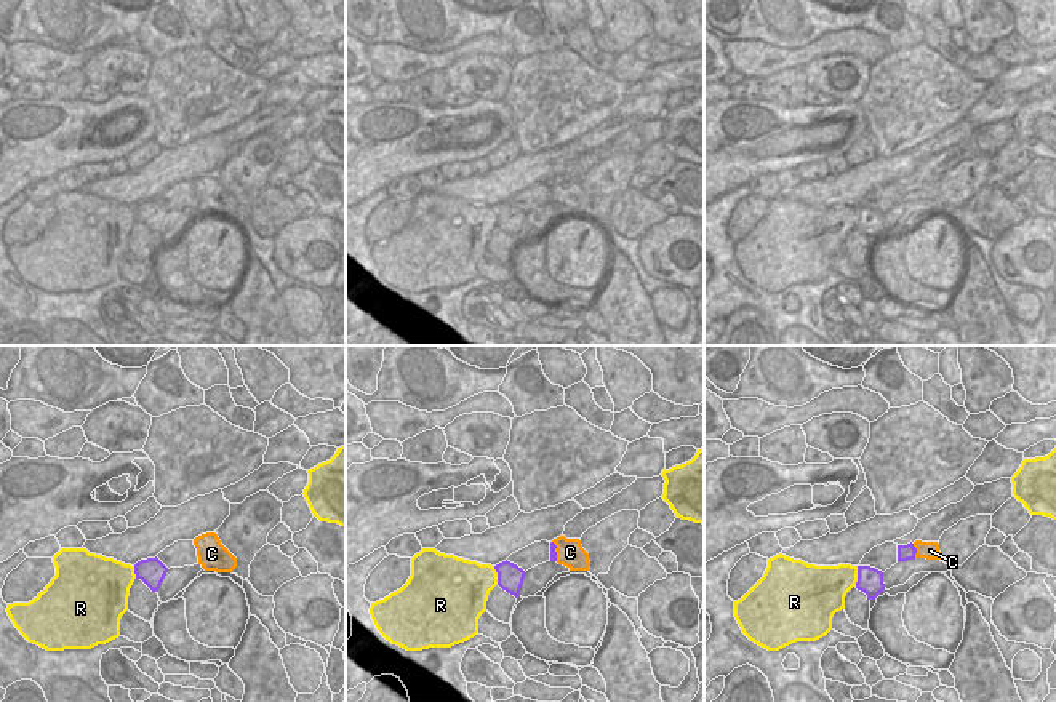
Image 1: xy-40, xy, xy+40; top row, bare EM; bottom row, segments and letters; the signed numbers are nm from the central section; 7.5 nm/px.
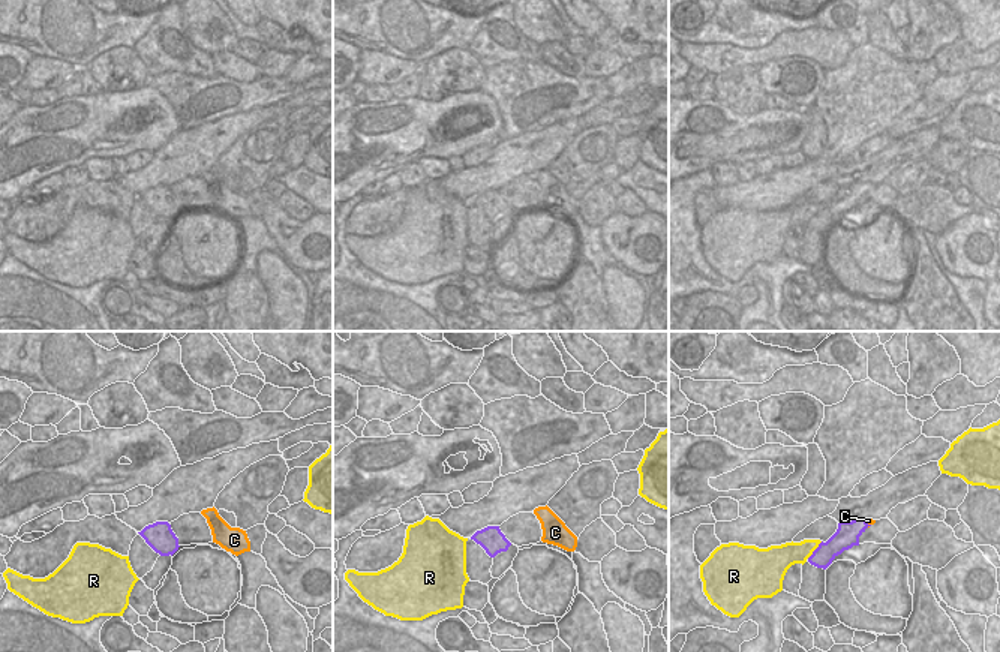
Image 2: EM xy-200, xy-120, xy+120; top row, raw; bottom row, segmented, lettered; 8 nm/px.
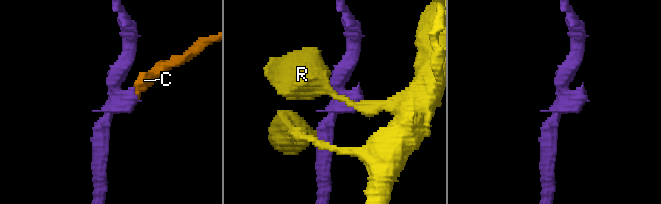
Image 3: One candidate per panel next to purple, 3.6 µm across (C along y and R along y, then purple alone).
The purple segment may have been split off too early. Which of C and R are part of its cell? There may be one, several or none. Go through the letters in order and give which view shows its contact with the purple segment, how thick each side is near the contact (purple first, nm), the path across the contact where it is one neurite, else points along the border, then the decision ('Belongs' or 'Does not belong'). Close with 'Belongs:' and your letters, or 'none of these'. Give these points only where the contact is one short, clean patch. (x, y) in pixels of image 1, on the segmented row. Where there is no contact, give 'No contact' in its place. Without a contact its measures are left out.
C: Touches purple in xy+40. Thickness 120 nm (purple) against 140 nm. Boundary: xy+40 (912, 544), (916, 557). Does not belong
R: Touches purple in xy+40. Thickness 190 nm (purple) against 320 nm. Does not belong
Belongs: none of these

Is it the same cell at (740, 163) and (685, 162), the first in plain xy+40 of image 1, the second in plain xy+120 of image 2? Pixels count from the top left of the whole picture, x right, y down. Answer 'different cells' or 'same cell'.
same cell

